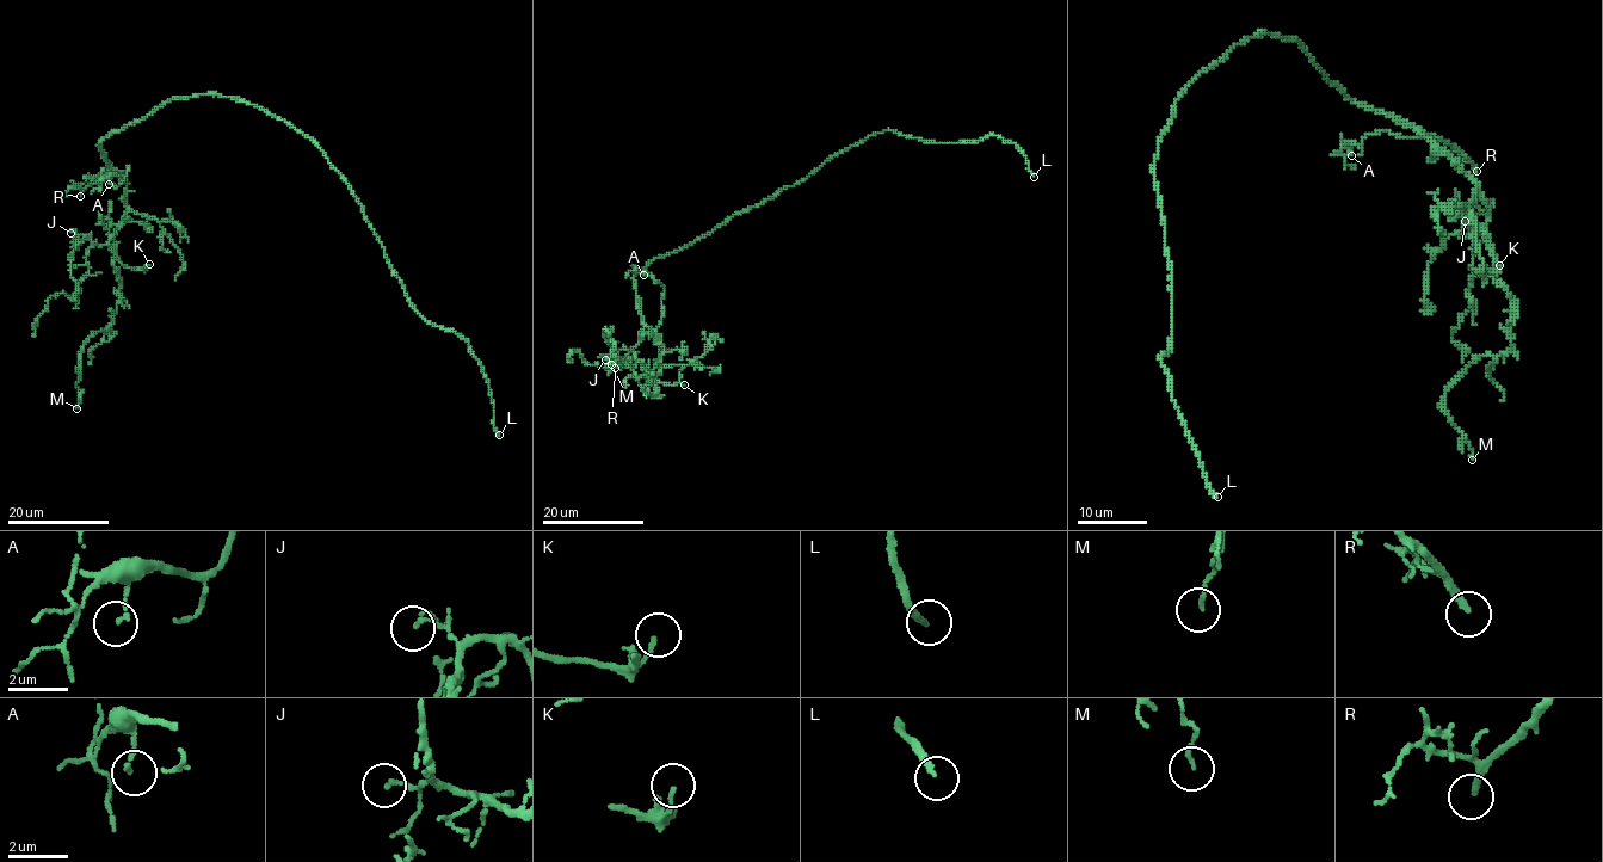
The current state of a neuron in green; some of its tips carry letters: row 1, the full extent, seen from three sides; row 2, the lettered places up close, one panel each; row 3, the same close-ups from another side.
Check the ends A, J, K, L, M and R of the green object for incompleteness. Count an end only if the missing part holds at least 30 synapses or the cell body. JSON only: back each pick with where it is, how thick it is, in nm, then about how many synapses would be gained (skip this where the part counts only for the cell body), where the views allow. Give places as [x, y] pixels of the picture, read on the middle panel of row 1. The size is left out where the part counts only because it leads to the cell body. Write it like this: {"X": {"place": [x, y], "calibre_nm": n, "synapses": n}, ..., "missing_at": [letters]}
{"L": {"place": [1034, 177], "calibre_nm": 200, "synapses": 45}, "R": {"place": [615, 368], "calibre_nm": 240, "synapses": 60}, "missing_at": ["L", "R"]}

